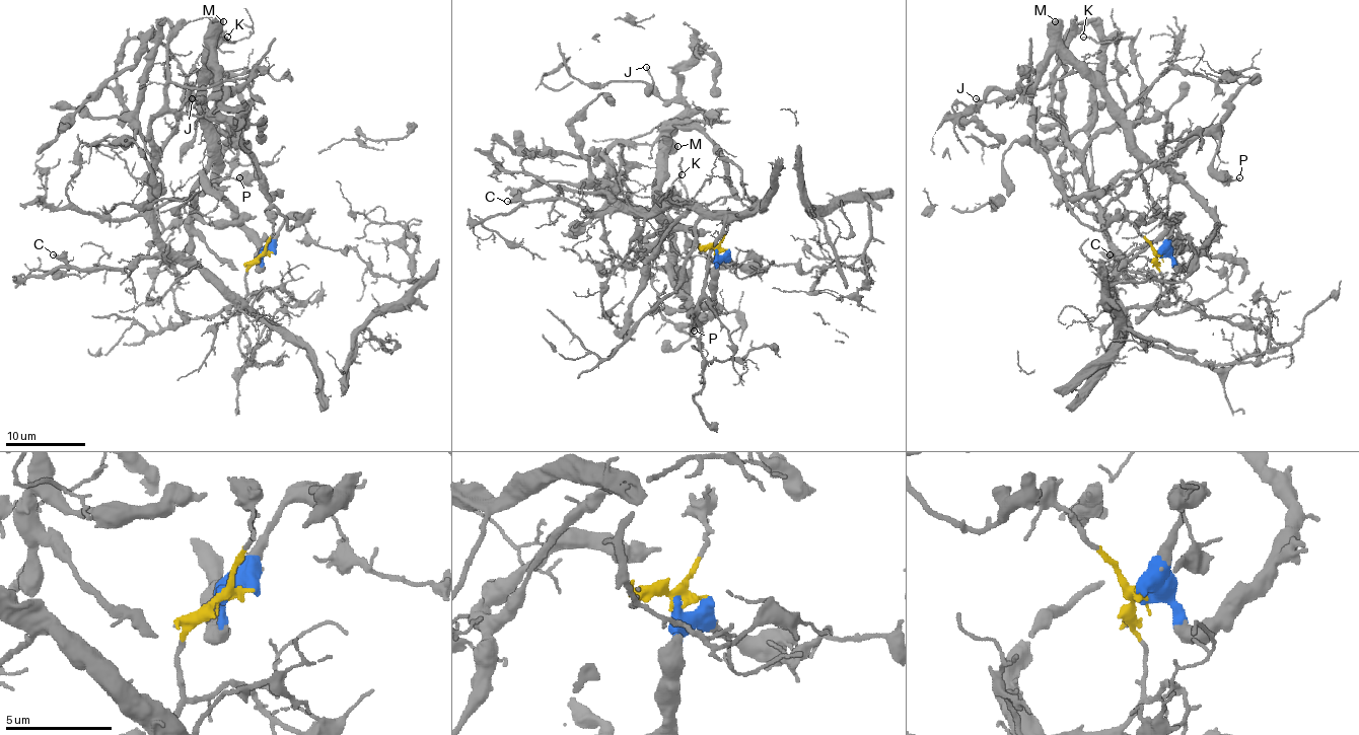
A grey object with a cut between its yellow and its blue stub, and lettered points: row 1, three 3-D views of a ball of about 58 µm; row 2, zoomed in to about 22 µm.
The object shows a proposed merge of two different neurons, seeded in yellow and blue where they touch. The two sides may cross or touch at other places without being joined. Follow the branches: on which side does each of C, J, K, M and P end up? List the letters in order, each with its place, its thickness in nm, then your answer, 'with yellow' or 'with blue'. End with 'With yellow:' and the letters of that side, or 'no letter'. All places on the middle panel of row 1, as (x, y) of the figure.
C: at (507, 201); 280 nm thick; with yellow
J: at (646, 67); 180 nm thick; with blue
K: at (682, 174); 170 nm thick; with yellow
M: at (677, 146); 750 nm thick; with blue
P: at (694, 331); 150 nm thick; with blue
With yellow: C, K

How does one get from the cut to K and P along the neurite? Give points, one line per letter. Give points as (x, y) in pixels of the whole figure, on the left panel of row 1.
K: (264, 254), (247, 270), (243, 308), (175, 252), (155, 220), (157, 150), (227, 37)
P: (264, 254), (262, 266), (262, 250), (219, 189), (217, 162), (231, 134), (256, 168), (243, 180), (239, 178)

